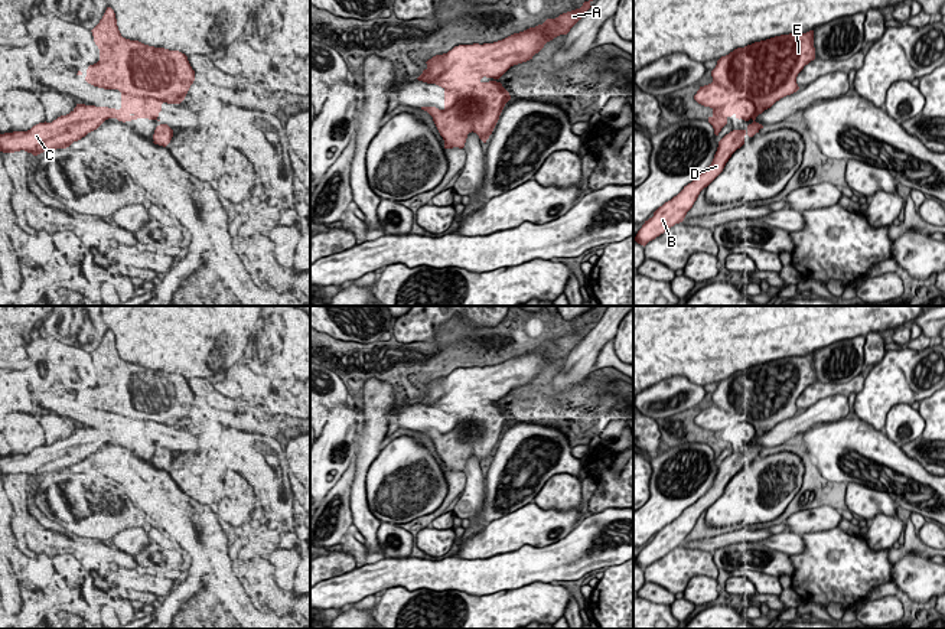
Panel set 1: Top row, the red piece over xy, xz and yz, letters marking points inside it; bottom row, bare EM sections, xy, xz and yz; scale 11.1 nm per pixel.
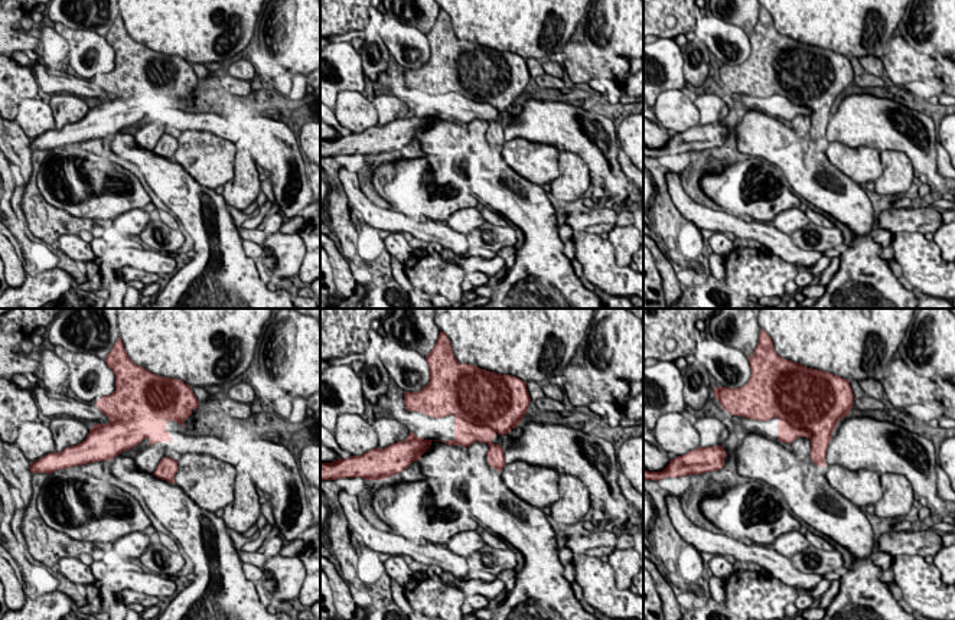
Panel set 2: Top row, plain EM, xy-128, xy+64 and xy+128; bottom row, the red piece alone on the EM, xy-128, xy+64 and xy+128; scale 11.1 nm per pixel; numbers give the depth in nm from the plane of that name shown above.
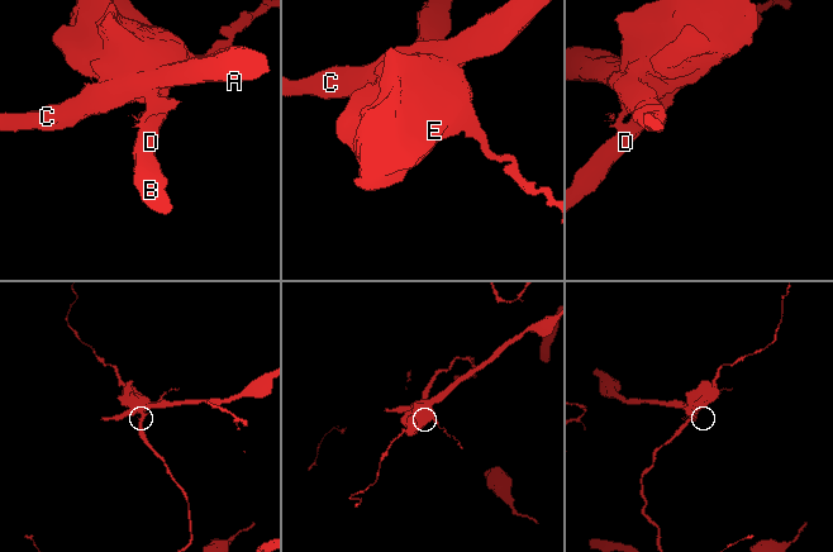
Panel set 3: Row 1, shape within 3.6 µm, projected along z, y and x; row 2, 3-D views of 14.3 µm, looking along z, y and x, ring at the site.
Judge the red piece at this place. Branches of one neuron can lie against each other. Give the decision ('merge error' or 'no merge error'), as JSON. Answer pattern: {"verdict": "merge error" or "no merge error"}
{"verdict": "no merge error"}

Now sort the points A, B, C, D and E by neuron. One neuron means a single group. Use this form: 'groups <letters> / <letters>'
groups A B C D E

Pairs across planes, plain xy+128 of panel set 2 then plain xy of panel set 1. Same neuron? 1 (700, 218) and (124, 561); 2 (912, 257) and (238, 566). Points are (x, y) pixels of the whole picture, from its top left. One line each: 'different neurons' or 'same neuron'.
1: same neuron
2: different neurons

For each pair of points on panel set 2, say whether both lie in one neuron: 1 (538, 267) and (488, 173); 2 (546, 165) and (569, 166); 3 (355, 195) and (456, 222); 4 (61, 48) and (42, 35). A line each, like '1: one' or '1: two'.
1: one
2: two
3: two
4: one

